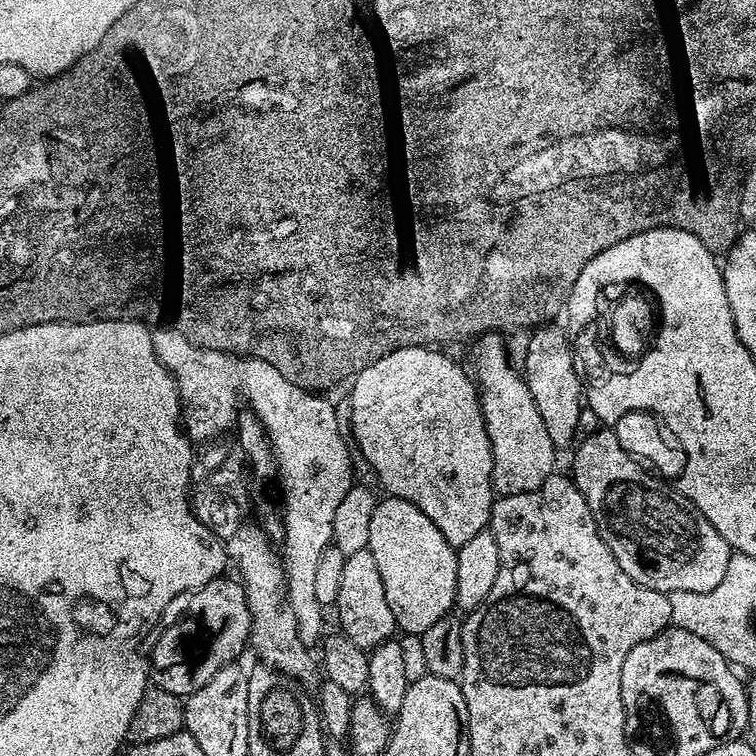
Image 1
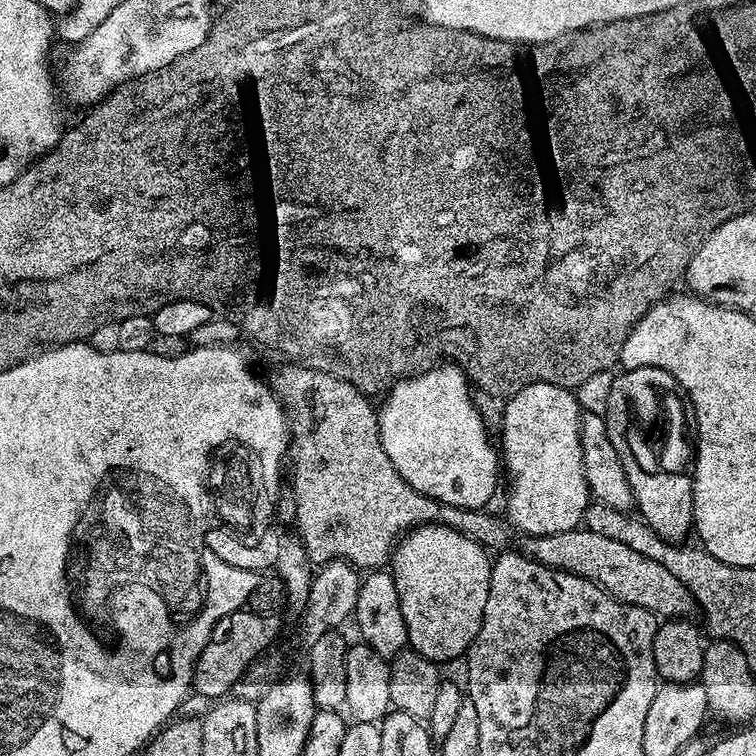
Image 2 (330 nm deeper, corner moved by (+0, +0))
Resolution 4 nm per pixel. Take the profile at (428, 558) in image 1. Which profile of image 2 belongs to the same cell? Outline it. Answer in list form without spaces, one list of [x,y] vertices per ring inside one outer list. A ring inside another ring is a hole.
[[[421,524],[400,537],[390,557],[390,571],[394,586],[398,586],[398,602],[406,622],[408,648],[437,662],[456,660],[459,656],[461,659],[482,626],[482,614],[490,594],[492,560],[486,549],[466,534],[445,524]]]

